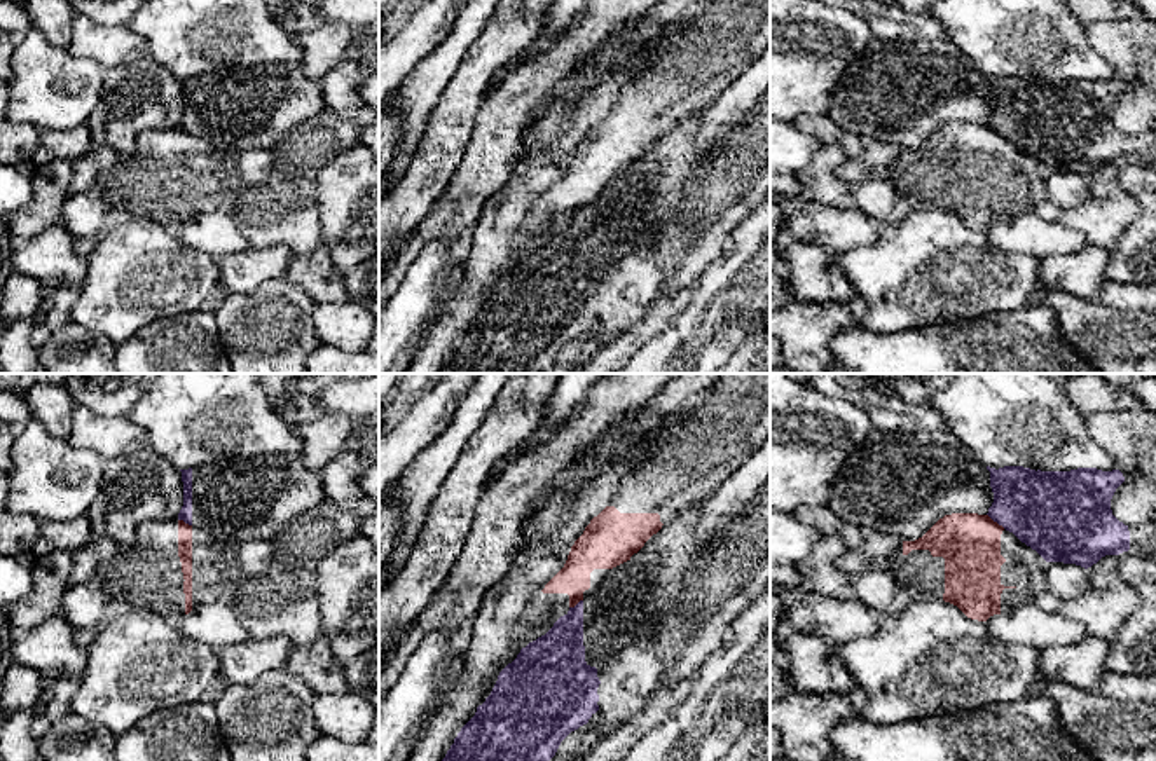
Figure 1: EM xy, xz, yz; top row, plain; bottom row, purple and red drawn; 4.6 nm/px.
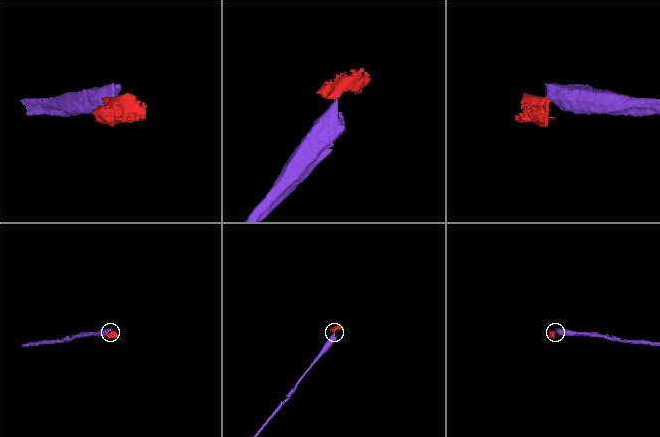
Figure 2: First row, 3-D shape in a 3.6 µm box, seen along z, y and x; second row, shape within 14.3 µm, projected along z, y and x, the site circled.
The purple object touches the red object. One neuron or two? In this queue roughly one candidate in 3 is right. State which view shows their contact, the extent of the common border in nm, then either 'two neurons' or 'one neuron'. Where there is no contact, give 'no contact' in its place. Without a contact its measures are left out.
yz | 110 nm | two neurons

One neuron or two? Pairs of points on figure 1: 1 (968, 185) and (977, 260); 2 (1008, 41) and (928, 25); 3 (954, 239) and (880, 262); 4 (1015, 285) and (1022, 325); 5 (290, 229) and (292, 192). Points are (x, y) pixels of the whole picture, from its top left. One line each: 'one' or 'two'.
1: two
2: two
3: one
4: two
5: one

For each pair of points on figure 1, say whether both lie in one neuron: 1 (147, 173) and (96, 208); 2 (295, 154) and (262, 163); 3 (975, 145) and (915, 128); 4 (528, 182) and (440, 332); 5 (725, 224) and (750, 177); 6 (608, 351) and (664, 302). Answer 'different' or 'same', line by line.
1: different
2: different
3: different
4: same
5: same
6: same

